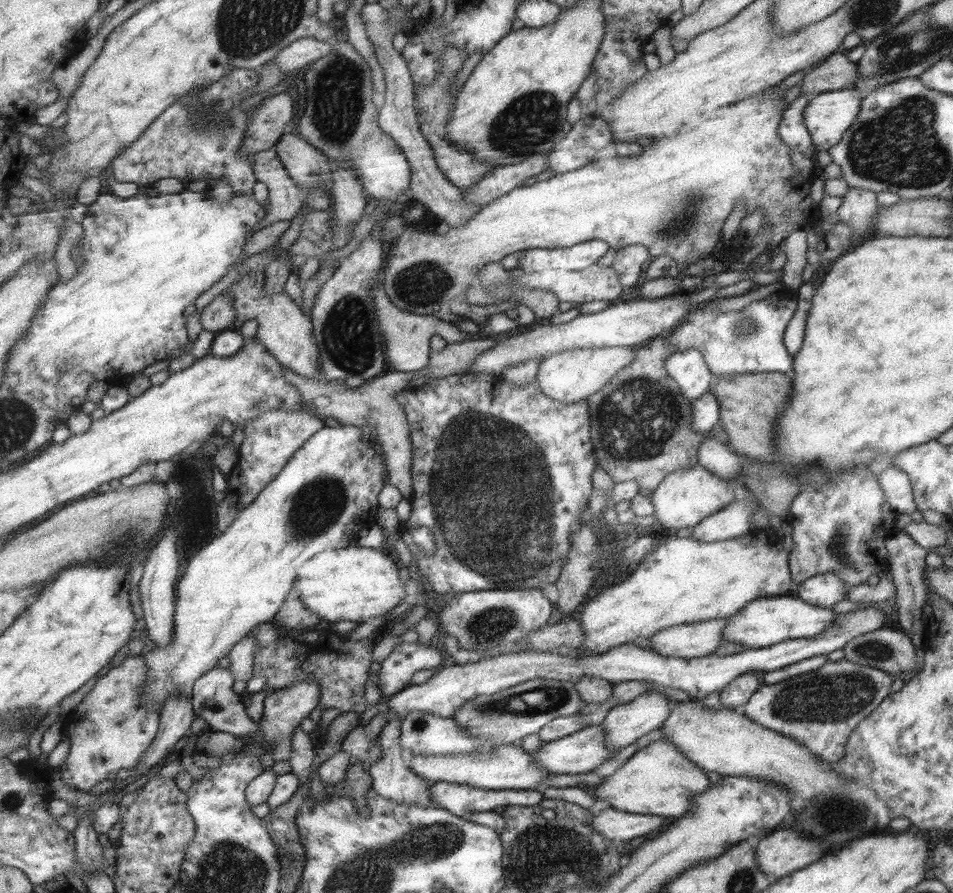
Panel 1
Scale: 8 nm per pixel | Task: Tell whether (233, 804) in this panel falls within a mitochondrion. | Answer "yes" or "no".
no

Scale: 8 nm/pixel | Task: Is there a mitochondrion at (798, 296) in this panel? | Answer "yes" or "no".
no

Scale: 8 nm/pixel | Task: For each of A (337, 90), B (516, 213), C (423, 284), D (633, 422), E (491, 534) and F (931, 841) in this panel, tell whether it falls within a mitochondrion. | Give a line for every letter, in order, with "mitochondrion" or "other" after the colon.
A: mitochondrion
B: other
C: mitochondrion
D: mitochondrion
E: mitochondrion
F: other

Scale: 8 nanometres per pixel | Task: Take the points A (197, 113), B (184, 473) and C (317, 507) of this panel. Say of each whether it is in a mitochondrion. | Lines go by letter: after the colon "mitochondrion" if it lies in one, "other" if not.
A: mitochondrion
B: other
C: mitochondrion

